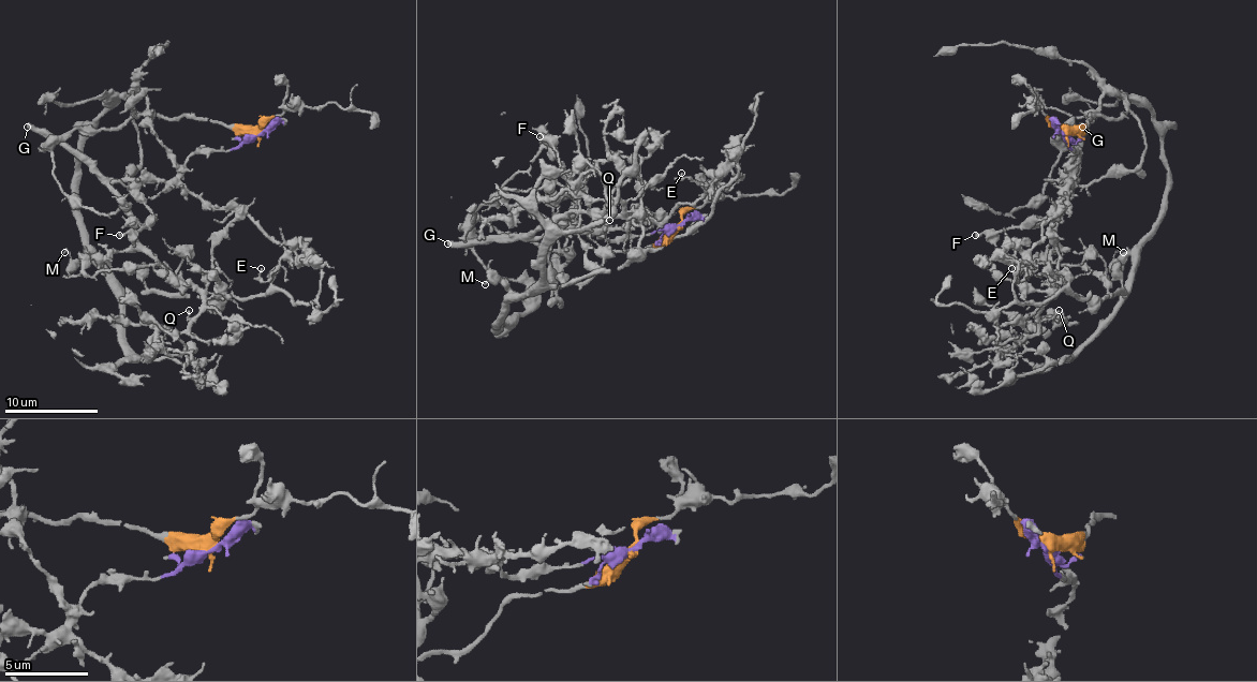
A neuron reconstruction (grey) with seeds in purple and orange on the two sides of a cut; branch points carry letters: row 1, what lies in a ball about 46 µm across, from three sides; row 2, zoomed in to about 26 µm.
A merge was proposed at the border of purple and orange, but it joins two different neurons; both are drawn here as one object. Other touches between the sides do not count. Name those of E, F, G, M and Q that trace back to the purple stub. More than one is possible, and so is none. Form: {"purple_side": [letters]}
{"purple_side": ["E", "G", "Q"]}

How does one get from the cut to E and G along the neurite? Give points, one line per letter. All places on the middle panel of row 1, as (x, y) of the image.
E: (677, 225), (602, 237), (609, 227), (661, 223), (679, 204), (691, 204), (705, 190), (682, 174)
G: (677, 225), (651, 235), (623, 235), (614, 239), (590, 227), (447, 243)

